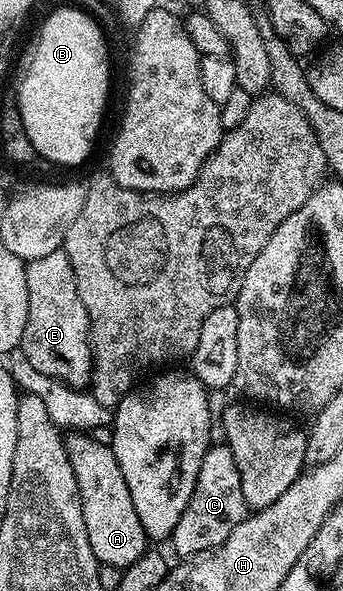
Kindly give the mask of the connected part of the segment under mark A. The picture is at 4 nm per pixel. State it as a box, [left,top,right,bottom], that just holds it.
[65,433,148,569]

